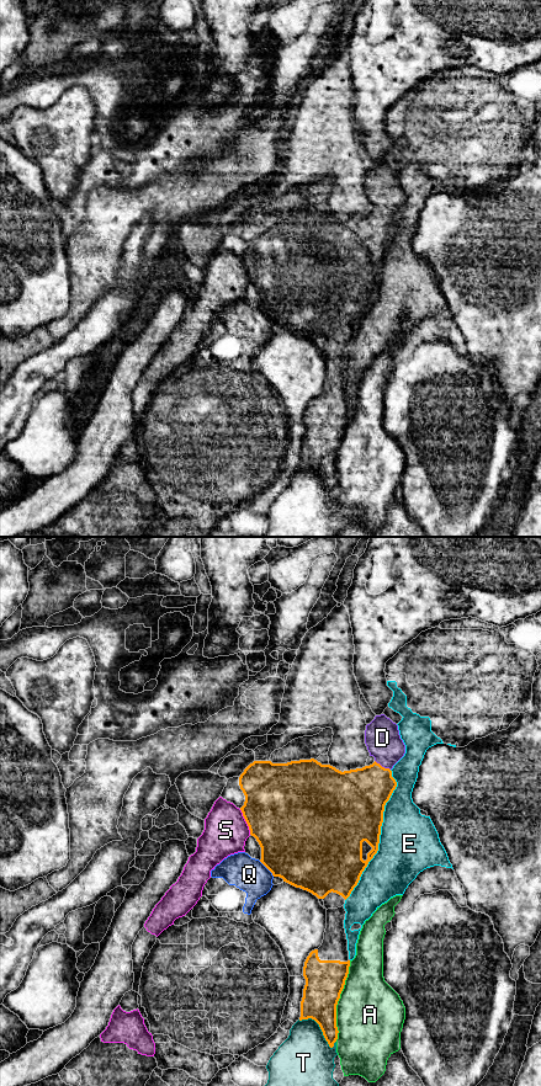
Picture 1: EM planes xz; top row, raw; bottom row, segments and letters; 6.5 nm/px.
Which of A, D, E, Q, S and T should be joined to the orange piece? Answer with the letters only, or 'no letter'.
D

